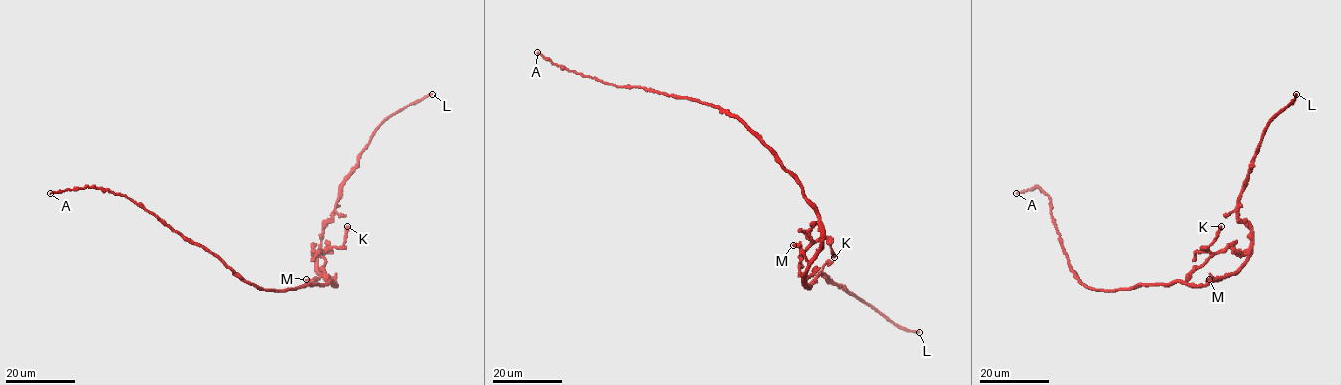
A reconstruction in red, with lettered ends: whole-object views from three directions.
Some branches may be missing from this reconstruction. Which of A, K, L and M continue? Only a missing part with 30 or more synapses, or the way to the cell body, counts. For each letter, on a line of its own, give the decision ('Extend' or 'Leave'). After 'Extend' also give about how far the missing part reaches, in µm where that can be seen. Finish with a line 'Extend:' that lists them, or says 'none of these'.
A: Leave
K: Leave
L: Extend. Missing length about 130 µm
M: Leave
Extend: L

